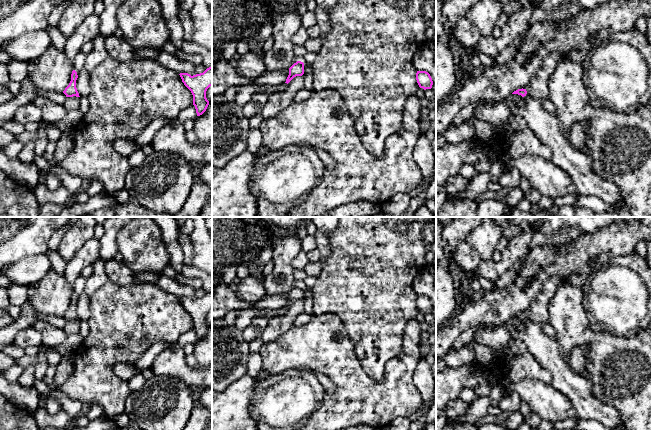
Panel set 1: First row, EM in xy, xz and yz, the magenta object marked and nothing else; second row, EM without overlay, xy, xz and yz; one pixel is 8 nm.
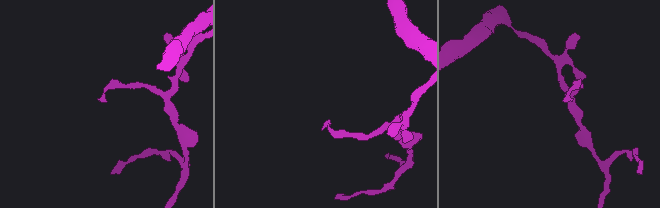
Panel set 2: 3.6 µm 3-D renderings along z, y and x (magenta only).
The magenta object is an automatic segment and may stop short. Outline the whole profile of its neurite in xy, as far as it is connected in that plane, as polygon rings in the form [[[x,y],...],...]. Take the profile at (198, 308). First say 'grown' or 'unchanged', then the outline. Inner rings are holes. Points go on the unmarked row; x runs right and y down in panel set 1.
unchanged; [[[212,291],[207,292],[203,297],[193,300],[188,297],[180,297],[179,299],[184,309],[193,319],[193,329],[195,330],[197,340],[202,339],[209,329],[206,315],[212,310]]]

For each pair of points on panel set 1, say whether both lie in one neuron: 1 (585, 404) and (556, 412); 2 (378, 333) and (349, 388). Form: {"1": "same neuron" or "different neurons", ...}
{"1": "different neurons", "2": "different neurons"}

